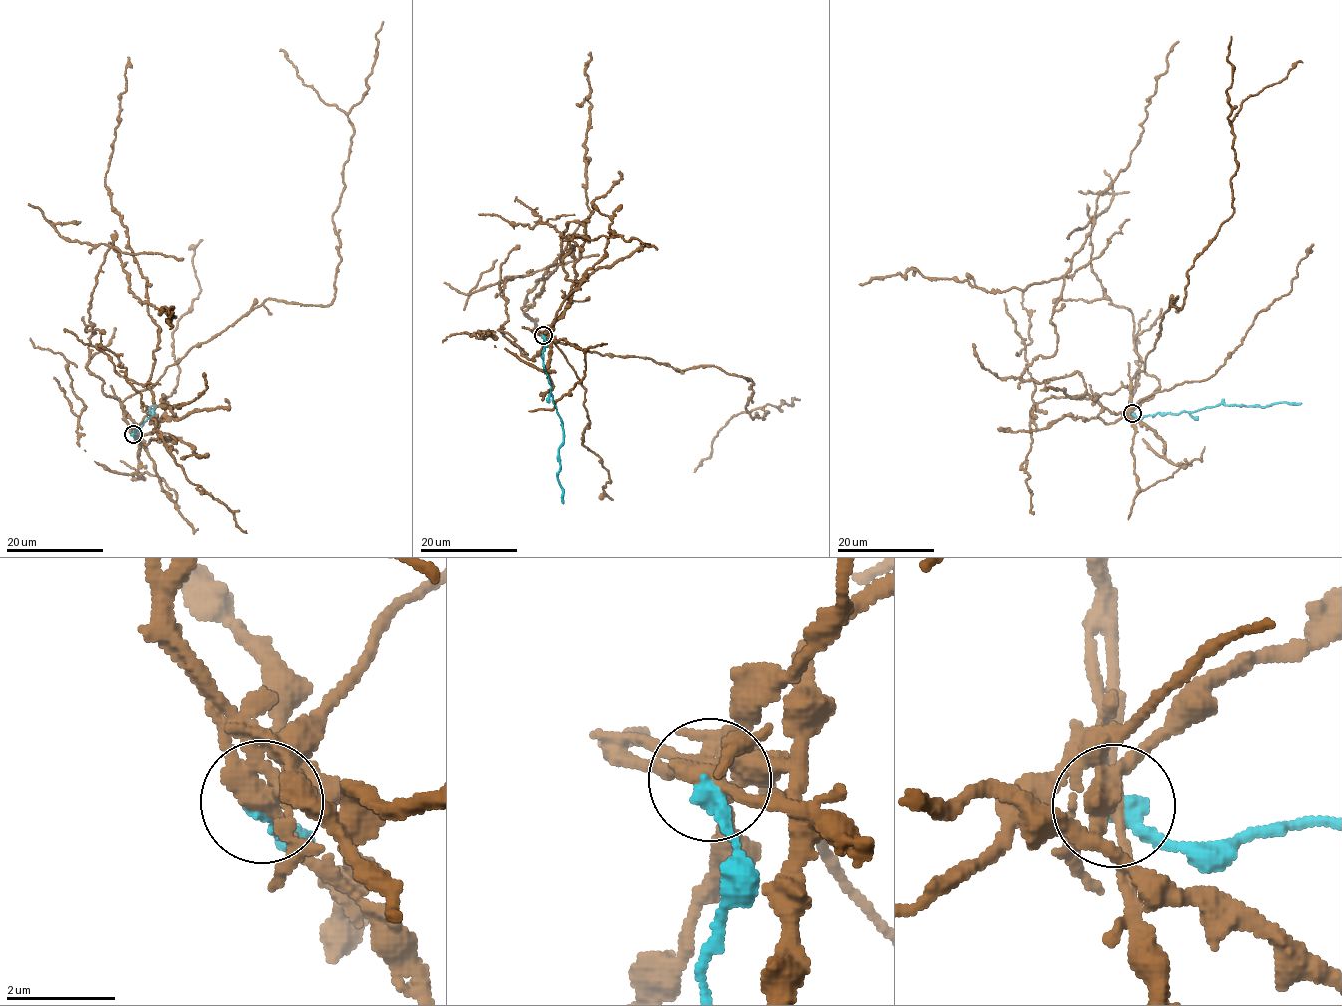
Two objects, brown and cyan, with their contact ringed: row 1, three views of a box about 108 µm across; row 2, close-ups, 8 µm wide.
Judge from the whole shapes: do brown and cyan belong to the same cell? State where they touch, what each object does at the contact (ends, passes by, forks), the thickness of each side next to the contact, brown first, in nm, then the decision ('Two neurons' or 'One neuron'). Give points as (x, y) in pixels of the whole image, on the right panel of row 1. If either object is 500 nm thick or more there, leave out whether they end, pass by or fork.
Place: (1132, 413). At the ring brown forks. At the ring cyan ends. Thickness 320 nm (brown) against 400 nm. Two neurons

